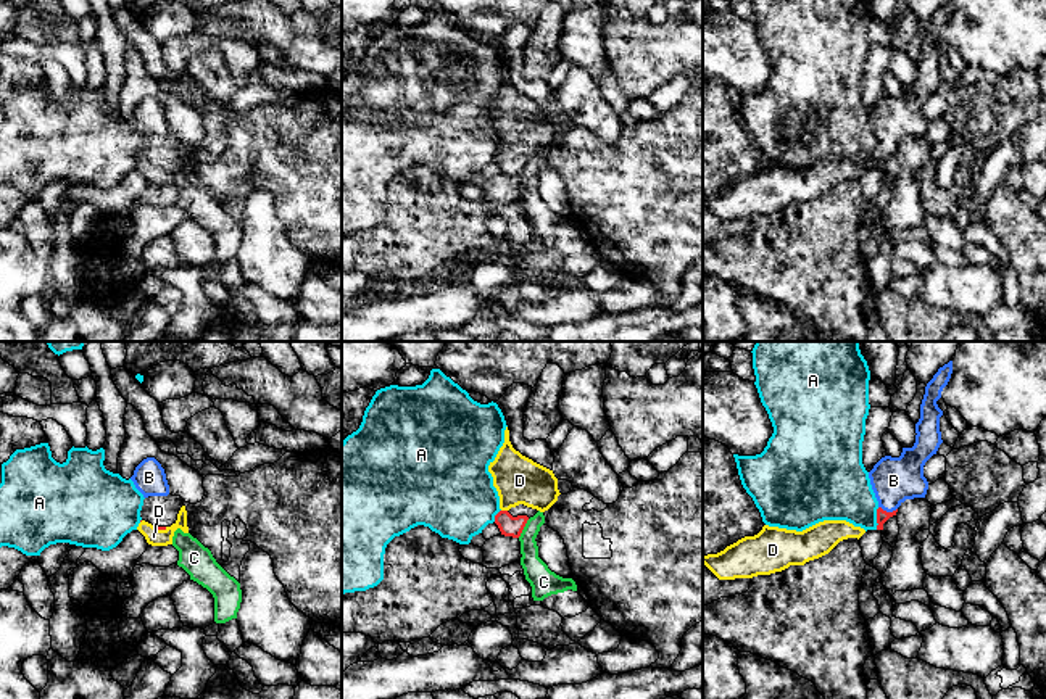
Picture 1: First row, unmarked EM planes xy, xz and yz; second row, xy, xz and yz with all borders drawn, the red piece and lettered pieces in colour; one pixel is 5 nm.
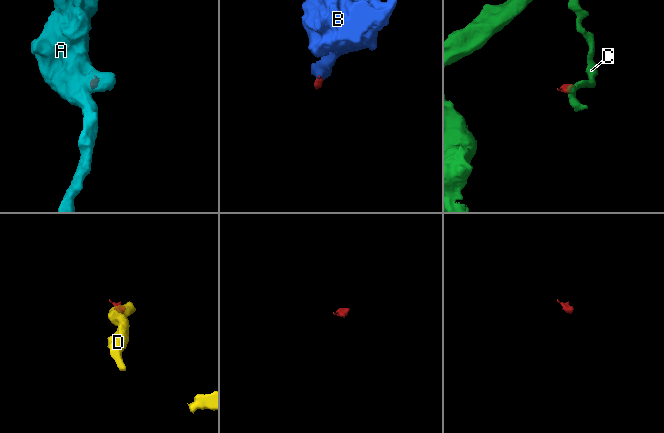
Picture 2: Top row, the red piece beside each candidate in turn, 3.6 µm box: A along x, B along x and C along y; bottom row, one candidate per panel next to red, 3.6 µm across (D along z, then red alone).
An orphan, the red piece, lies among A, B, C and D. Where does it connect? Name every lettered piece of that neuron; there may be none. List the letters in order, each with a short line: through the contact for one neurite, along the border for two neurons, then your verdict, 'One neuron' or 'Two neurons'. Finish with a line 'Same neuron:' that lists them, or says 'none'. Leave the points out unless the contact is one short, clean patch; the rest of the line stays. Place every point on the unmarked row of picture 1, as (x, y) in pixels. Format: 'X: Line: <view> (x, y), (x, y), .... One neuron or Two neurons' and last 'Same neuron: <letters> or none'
A: Line: yz (879, 147), (875, 168). Two neurons
B: Line: yz (882, 155), (888, 152), (893, 119). One neuron
C: Line: xz (529, 158), (518, 176). Two neurons
D: Line: xz (508, 165), (505, 150), (505, 142), (519, 119). One neuron
Same neuron: B, D

